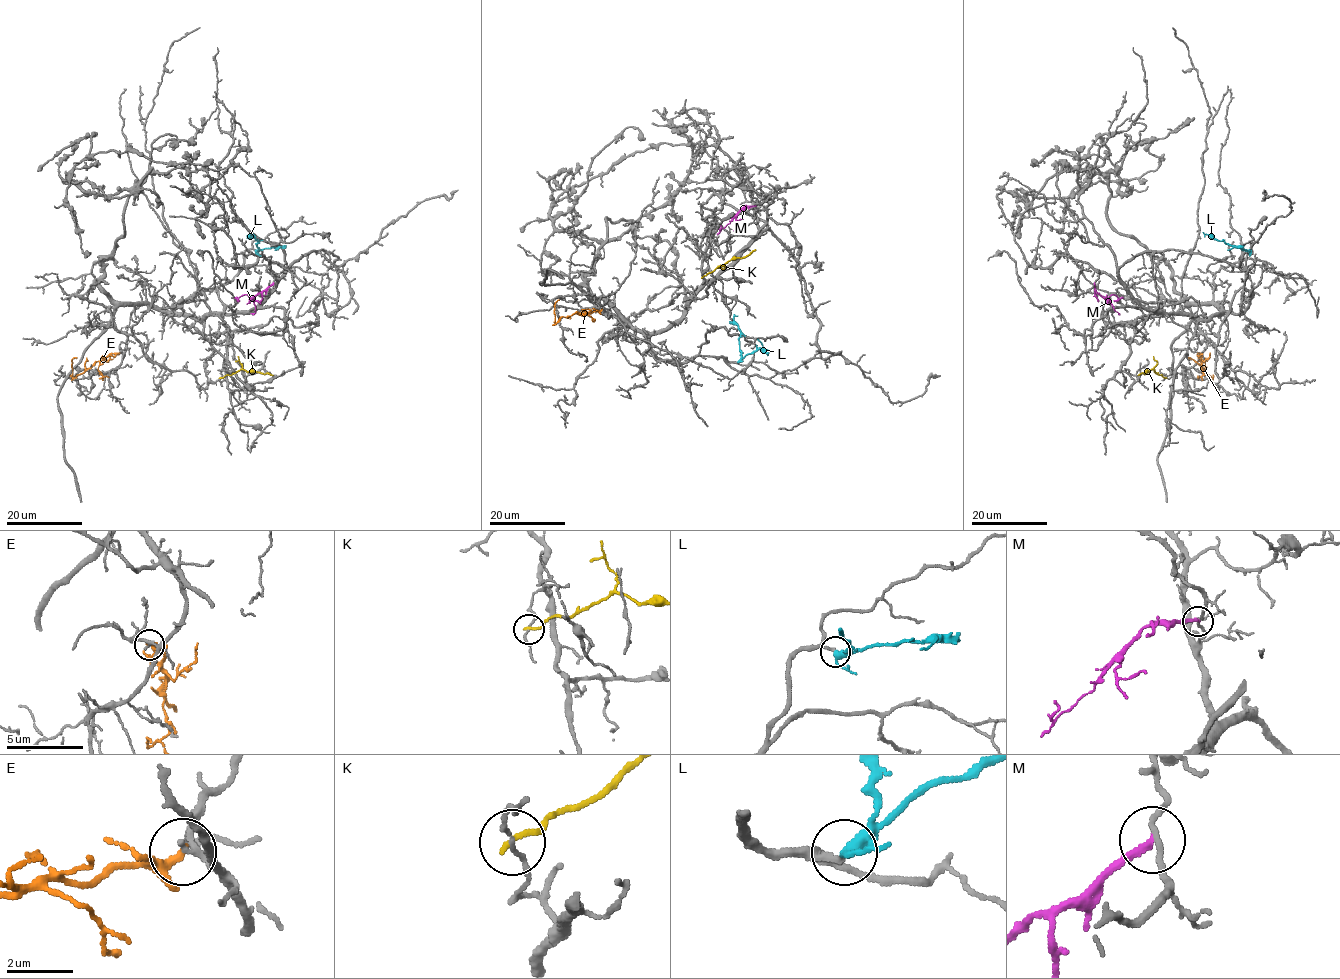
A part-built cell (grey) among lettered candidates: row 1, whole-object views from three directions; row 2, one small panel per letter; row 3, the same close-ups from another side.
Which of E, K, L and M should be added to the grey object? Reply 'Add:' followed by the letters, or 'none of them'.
Add: L

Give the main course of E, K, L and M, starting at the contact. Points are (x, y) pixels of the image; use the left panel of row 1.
E: (118, 353), (96, 361), (73, 377), (71, 360), (76, 358)
K: (220, 378), (241, 370), (273, 375)
L: (255, 250), (259, 250), (258, 241), (251, 234), (255, 236)
M: (273, 283), (250, 299), (244, 294), (238, 301)

